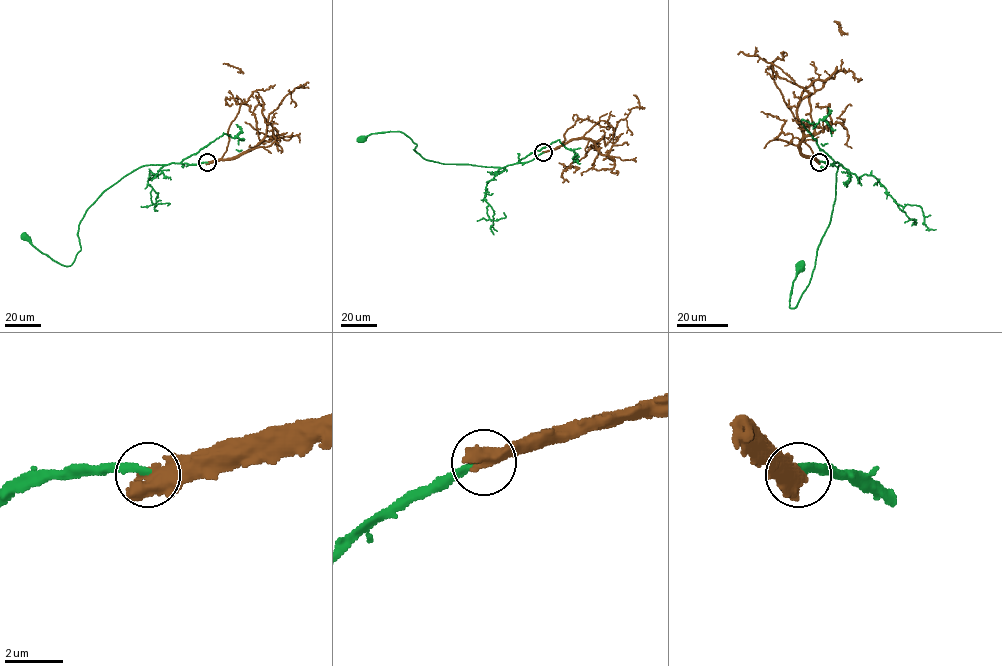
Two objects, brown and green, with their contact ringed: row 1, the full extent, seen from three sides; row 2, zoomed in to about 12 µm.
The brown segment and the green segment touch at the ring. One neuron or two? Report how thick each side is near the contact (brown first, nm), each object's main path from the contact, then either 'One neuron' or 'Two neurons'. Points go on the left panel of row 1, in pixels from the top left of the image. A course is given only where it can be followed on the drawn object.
Thickness 650 nm (brown) against 200 nm. Course of brown: (207, 163), (240, 155), (260, 142), (255, 115), (248, 106), (236, 102), (229, 90), (241, 70), (223, 64). Course of green: (207, 163), (141, 166), (109, 187), (80, 221), (77, 236), (80, 250), (70, 266), (53, 260), (24, 237). Two neurons

